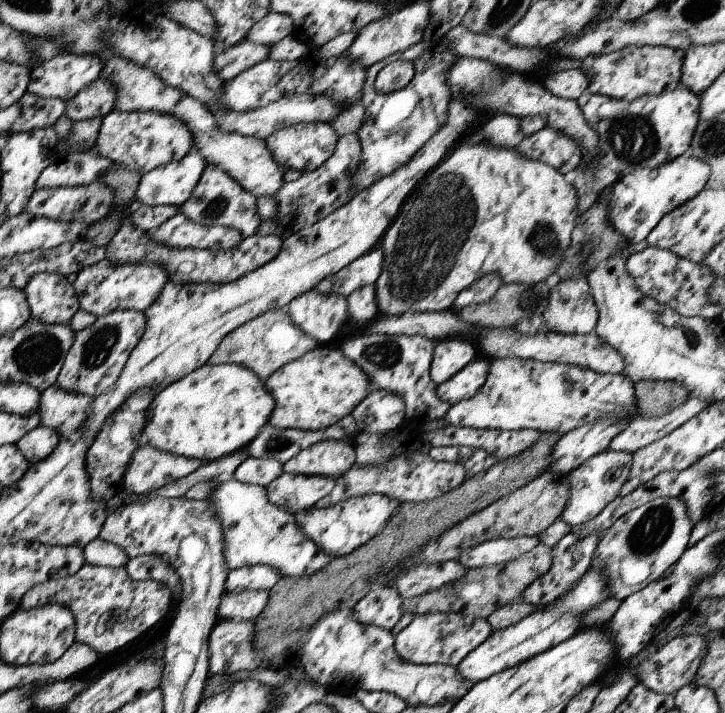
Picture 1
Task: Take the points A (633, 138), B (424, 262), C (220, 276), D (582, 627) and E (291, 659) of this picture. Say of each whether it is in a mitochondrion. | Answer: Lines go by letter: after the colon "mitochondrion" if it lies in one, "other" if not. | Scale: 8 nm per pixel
A: mitochondrion
B: mitochondrion
C: other
D: other
E: other

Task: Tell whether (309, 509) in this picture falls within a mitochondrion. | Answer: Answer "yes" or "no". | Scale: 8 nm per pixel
no

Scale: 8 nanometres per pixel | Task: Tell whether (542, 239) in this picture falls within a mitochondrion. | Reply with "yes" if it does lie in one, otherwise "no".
yes

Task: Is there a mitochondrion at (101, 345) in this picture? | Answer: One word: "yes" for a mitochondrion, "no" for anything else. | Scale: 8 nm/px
yes

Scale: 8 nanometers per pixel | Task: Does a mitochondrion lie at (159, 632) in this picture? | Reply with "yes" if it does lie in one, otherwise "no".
no

